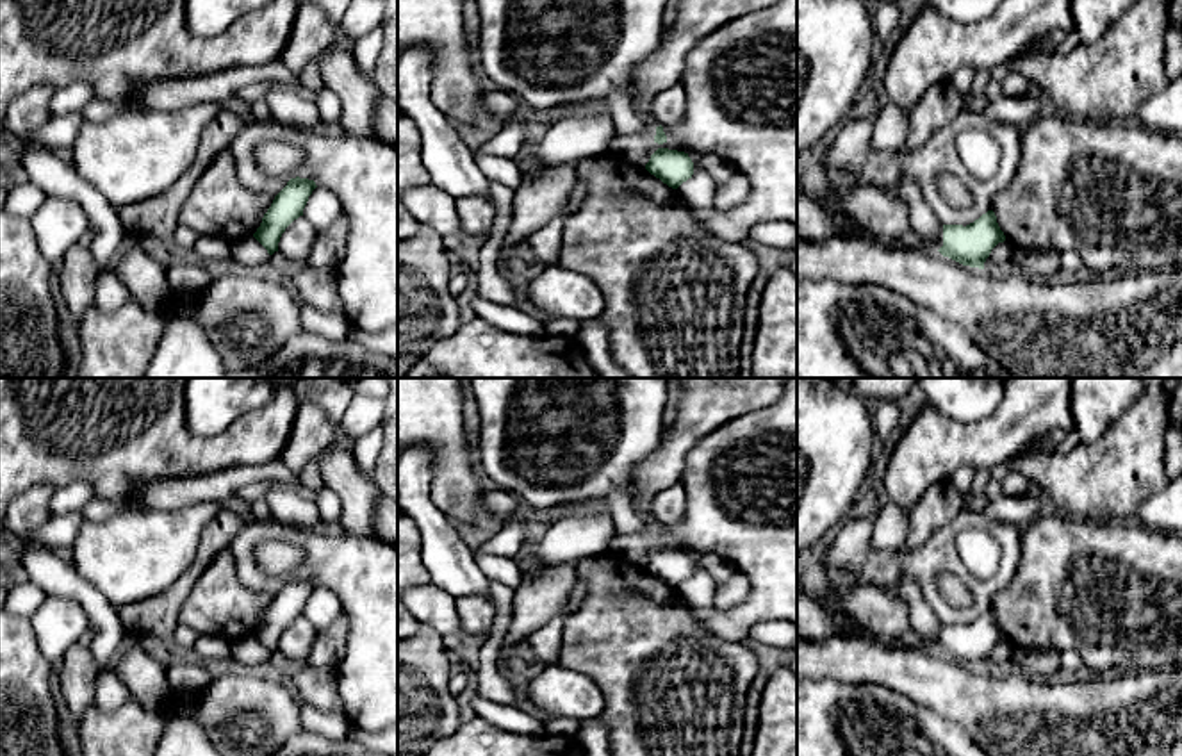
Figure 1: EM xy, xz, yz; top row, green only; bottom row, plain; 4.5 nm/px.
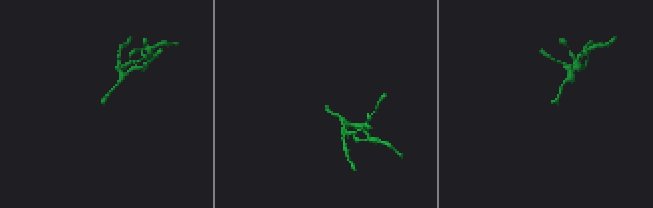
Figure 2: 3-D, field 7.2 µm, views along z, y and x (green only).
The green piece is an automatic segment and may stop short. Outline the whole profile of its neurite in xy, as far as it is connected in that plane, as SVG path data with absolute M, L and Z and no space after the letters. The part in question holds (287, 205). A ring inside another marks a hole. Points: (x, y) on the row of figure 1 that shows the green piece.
M291 178L287 185L275 196L271 207L262 218L253 237L267 250L269 255L278 251L278 242L285 228L303 216L308 196L316 189L316 182L308 178Z

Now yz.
M804 191L797 193L797 241L824 244L833 239L863 239L890 251L925 250L940 251L963 266L984 269L991 250L1006 241L993 210L973 223L943 225L943 235L932 246L927 239L909 230L902 237L877 237L863 232L838 207L824 203Z

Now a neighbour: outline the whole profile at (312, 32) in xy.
M300 4L291 39L278 61L292 73L300 73L339 37L344 37L341 25L333 23L324 11L312 4Z

